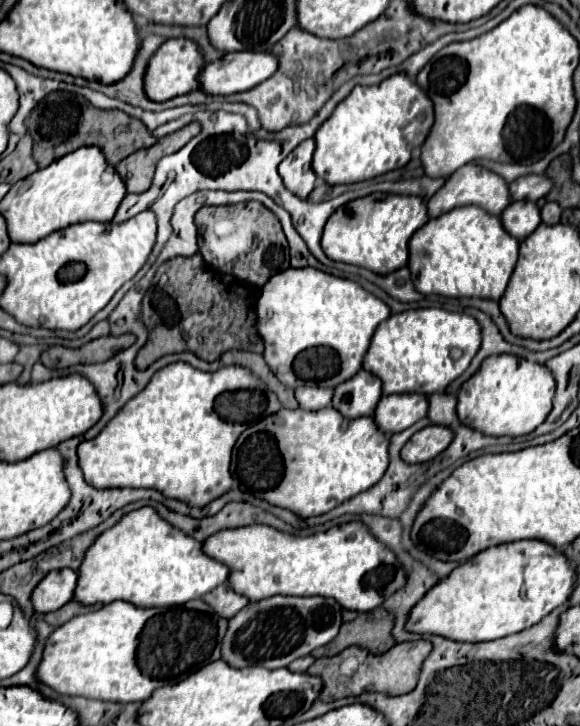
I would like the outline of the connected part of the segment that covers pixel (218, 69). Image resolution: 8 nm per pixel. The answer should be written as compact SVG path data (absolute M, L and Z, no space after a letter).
M228 52L204 66L200 90L222 96L250 90L268 80L278 70L278 62L274 52Z

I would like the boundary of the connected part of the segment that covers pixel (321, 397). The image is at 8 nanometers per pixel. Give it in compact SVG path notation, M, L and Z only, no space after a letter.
M300 386L296 388L296 400L302 410L322 410L330 406L334 388L320 388L320 386Z

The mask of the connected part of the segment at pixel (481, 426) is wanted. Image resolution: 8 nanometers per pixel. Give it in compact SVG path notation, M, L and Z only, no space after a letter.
M514 354L490 356L480 370L468 378L458 394L460 422L490 436L524 436L534 432L552 412L556 380L544 364L524 360Z

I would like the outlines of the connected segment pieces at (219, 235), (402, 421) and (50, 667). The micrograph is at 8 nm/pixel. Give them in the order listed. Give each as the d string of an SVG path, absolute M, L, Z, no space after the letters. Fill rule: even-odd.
M242 202L236 206L204 206L196 212L198 252L214 270L232 274L254 286L264 286L268 278L290 268L288 240L278 218L260 202ZM230 220L230 232L220 232L220 224Z
M392 394L382 396L376 406L374 420L388 436L398 434L428 414L428 398L424 394Z
M110 602L96 612L72 618L56 628L44 648L38 678L60 694L110 702L144 702L162 682L144 676L138 668L138 646L144 626L158 614L156 608L138 608L130 602Z

